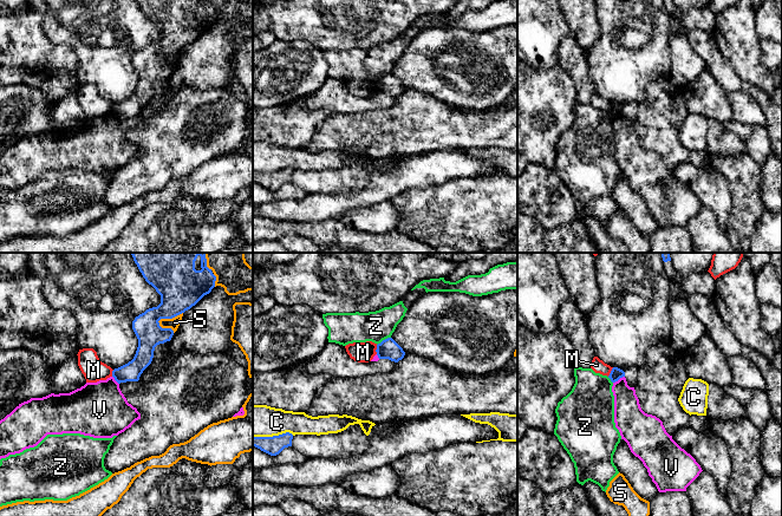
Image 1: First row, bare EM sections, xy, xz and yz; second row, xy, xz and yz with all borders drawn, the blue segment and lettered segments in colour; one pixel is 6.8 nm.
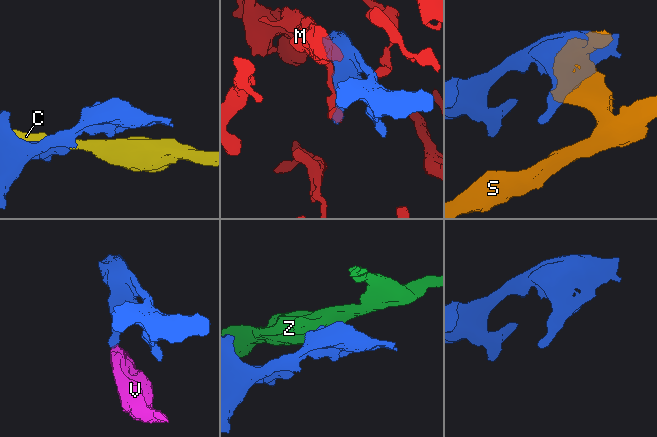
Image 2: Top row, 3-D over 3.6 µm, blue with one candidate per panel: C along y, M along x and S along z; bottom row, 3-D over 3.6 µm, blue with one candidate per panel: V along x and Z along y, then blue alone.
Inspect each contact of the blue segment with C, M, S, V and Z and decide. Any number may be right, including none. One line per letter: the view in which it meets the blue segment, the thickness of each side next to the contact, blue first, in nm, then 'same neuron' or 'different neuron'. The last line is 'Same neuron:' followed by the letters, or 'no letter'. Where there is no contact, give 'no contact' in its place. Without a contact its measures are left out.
C: meets blue in xz; 130 nm thick on the blue side, 220 nm on the other; different neuron
M: meets blue in xz; 140 nm thick on the blue side, 140 nm on the other; different neuron
S: meets blue in xy; 300 nm thick on the blue side, 70 nm on the other; different neuron
V: meets blue in yz; 80 nm thick on the blue side, 190 nm on the other; different neuron
Z: meets blue in xz; 140 nm thick on the blue side, 200 nm on the other; different neuron
Same neuron: no letter

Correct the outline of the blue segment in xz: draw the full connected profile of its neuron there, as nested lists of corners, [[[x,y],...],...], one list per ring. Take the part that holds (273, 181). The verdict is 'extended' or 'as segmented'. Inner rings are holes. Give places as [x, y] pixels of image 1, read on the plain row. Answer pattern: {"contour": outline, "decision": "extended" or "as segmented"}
{"contour": [[[289,168],[273,172],[253,172],[253,182],[271,191],[276,191],[285,183],[292,182],[292,175],[293,170]]], "decision": "as segmented"}

